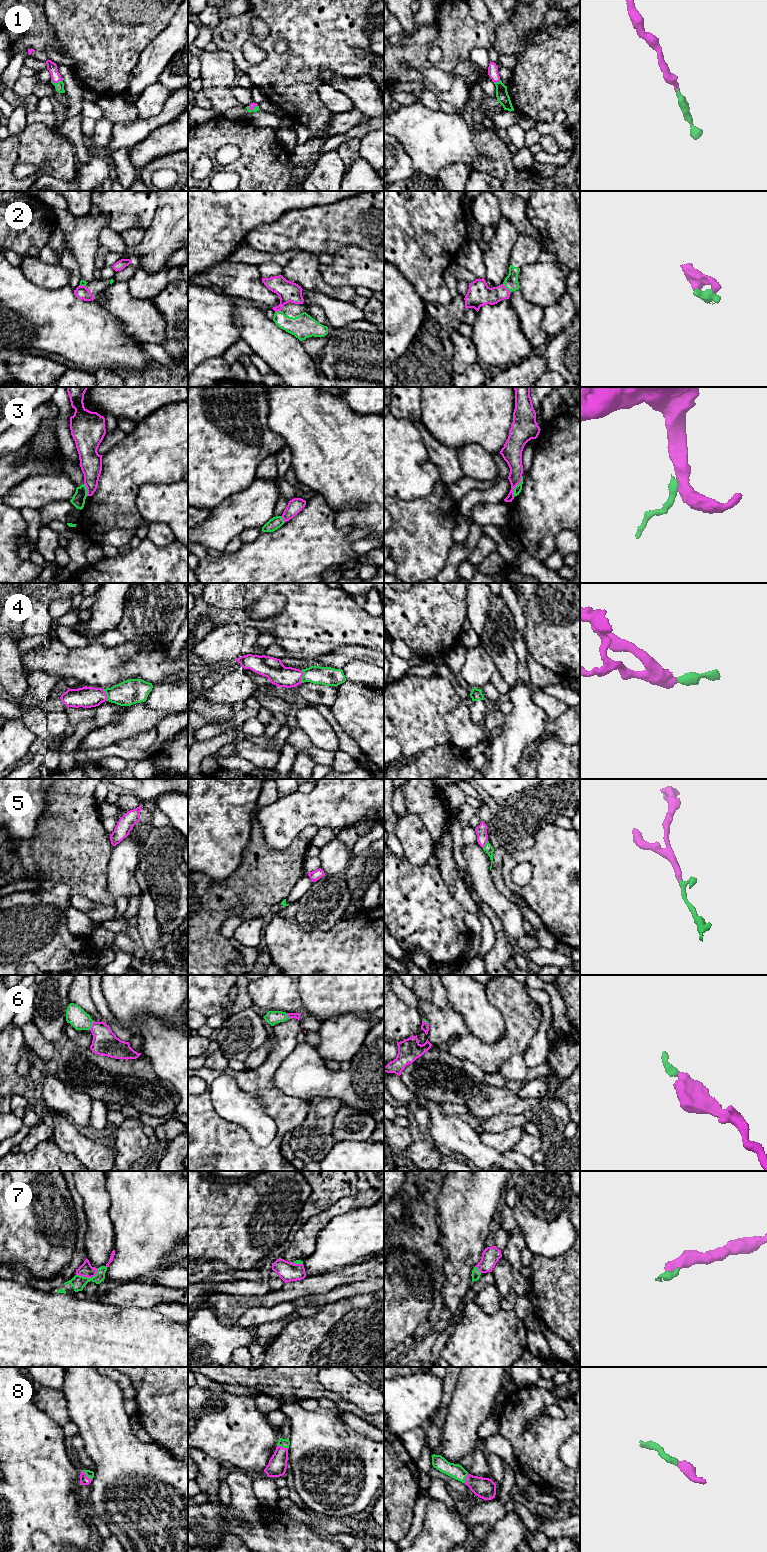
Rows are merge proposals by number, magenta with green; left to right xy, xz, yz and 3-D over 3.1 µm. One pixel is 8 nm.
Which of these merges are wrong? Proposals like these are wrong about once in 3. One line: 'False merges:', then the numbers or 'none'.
False merges: 3

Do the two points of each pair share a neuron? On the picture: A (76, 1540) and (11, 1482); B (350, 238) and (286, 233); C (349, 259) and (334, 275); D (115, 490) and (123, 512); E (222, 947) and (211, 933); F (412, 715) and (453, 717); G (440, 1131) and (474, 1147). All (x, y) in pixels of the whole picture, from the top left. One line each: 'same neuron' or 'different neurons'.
A: same neuron
B: same neuron
C: same neuron
D: same neuron
E: same neuron
F: different neurons
G: same neuron

